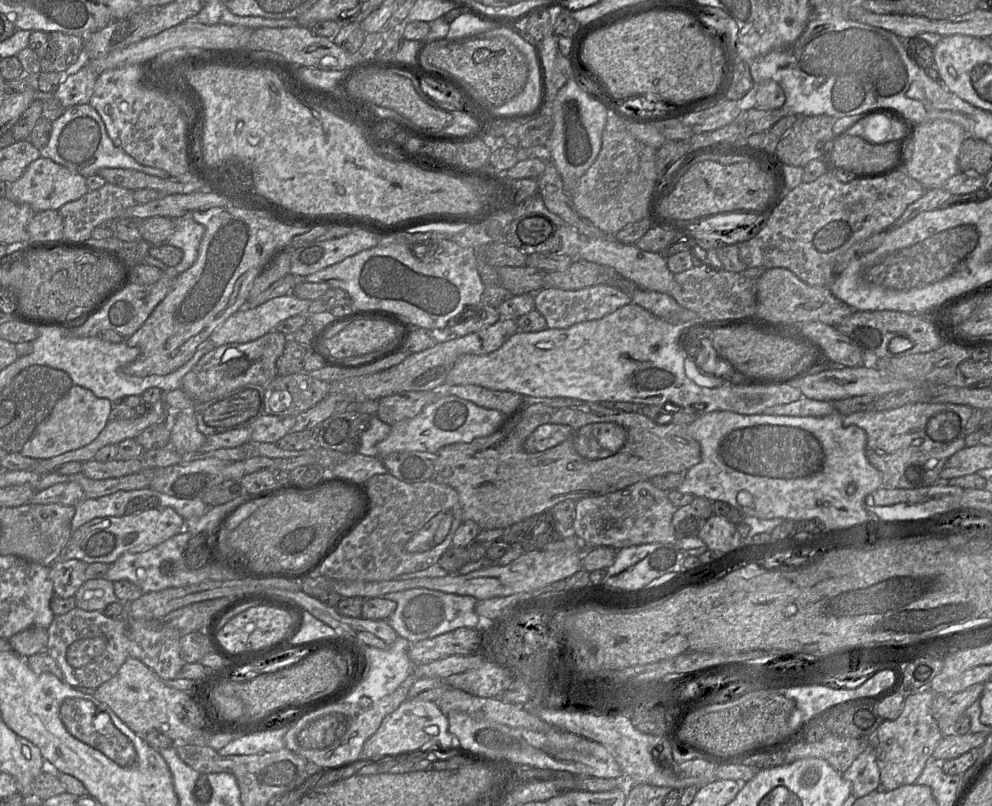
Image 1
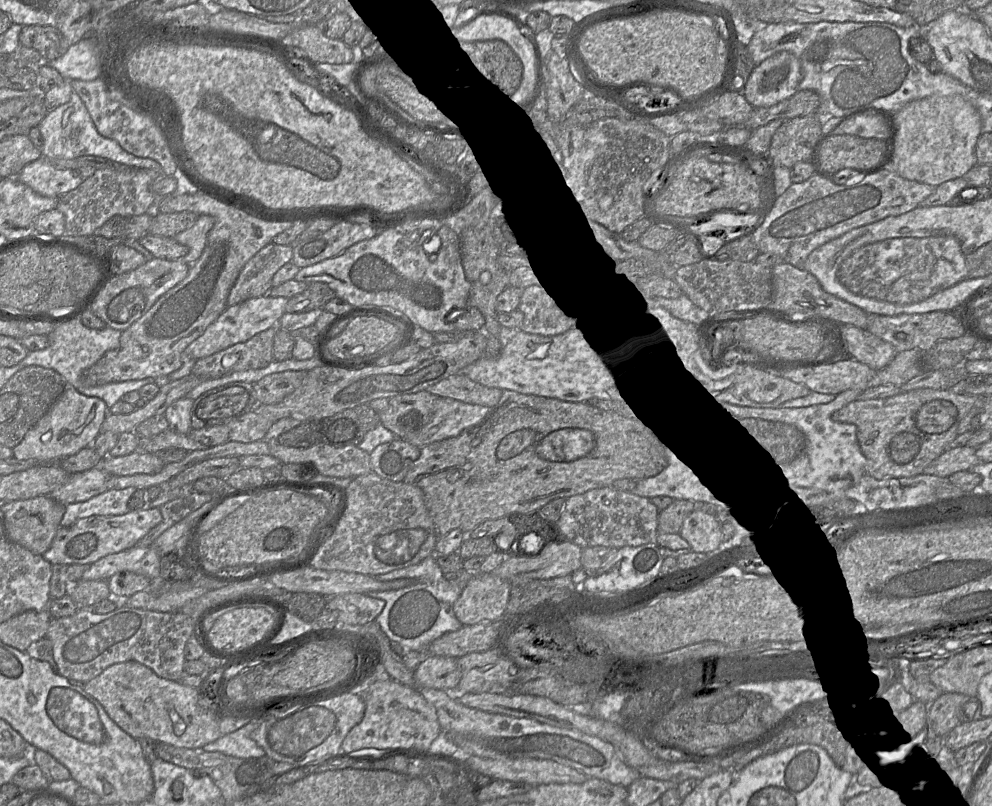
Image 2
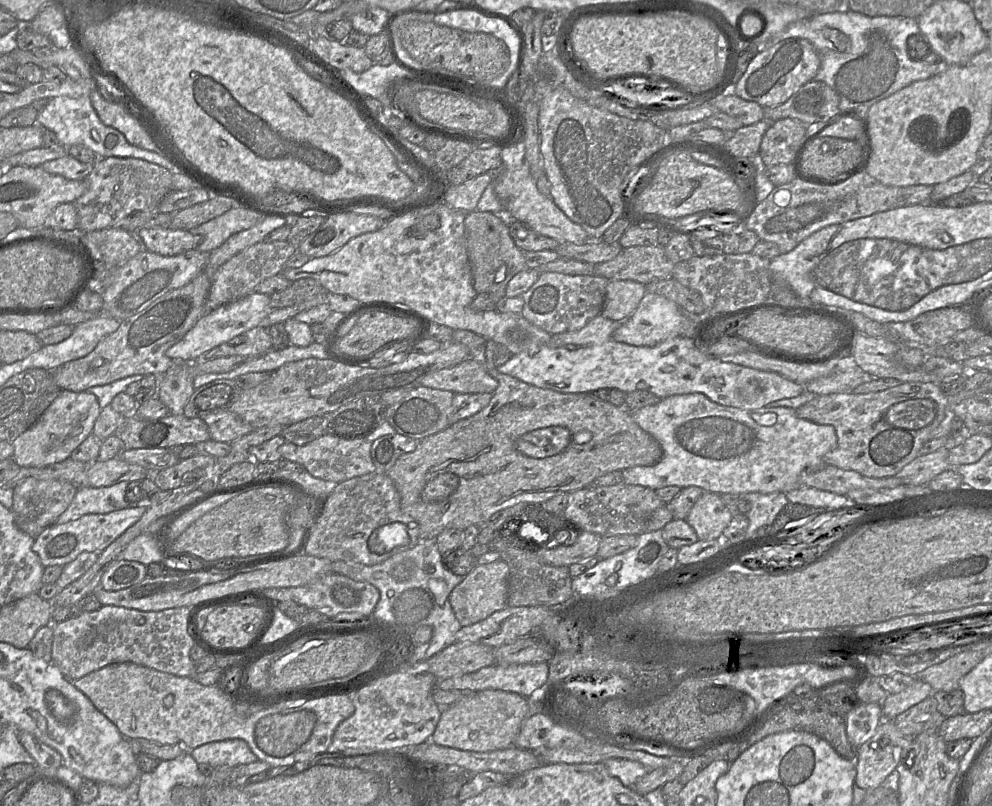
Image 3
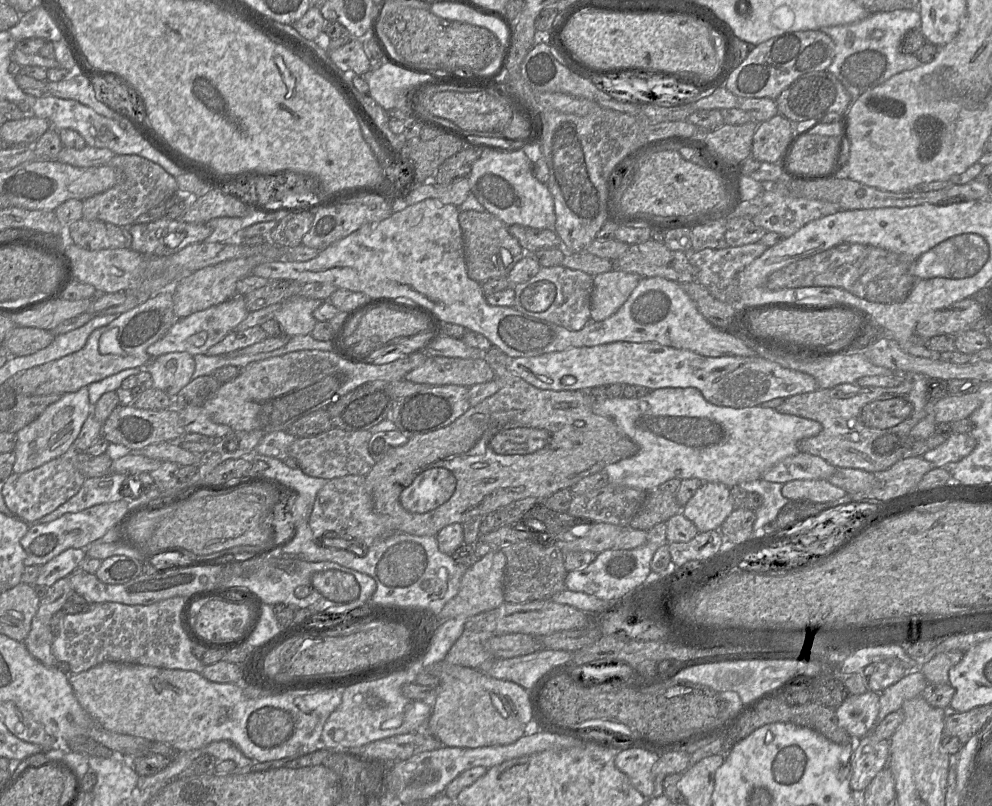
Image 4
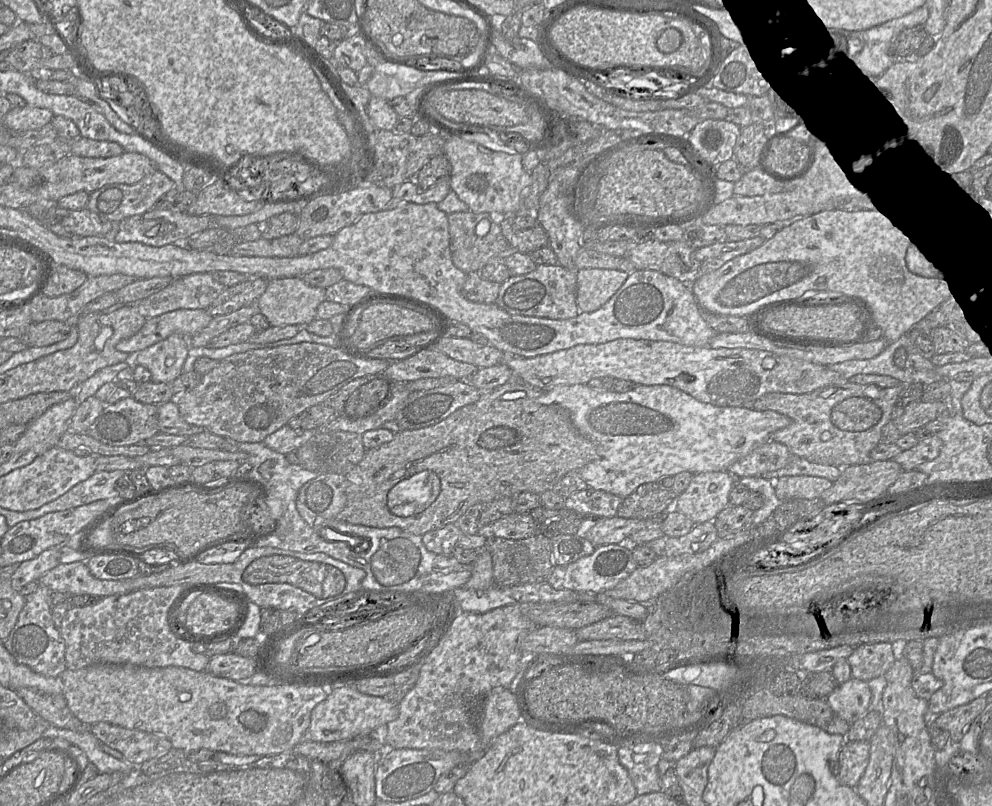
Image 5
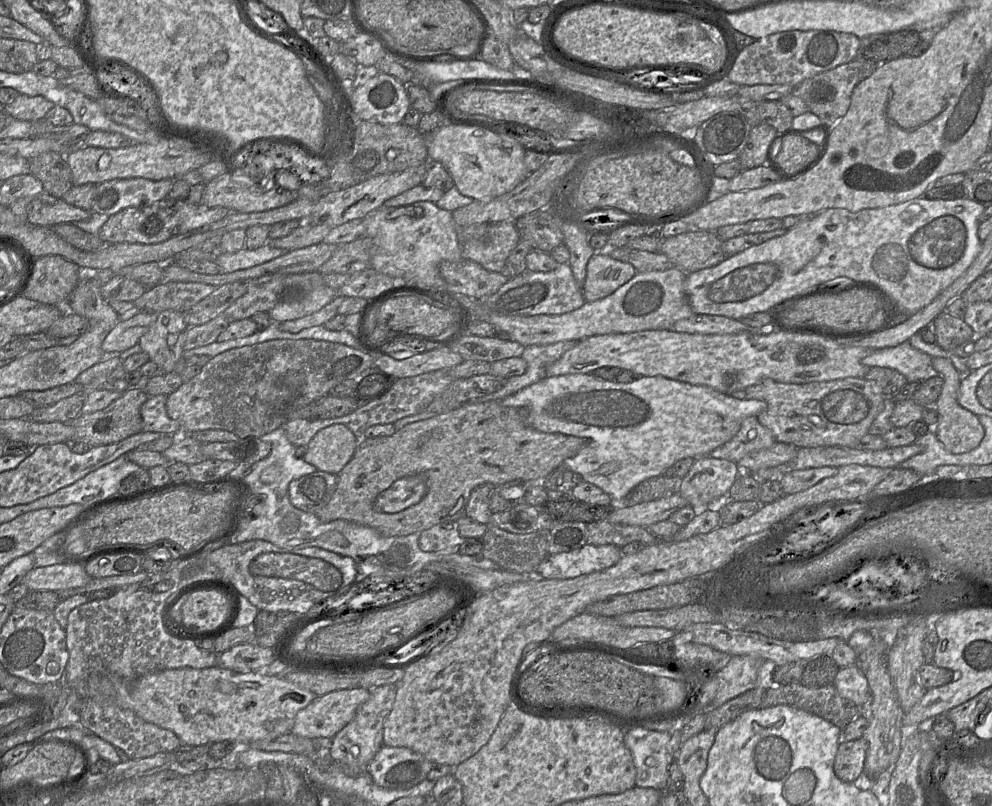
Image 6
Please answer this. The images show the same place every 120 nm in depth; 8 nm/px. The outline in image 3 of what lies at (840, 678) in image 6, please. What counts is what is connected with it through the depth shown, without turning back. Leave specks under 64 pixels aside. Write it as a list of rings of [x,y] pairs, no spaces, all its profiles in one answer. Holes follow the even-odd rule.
[[[861,702],[844,717],[844,720],[848,740],[855,748],[872,738],[879,724],[884,721],[880,704]]]

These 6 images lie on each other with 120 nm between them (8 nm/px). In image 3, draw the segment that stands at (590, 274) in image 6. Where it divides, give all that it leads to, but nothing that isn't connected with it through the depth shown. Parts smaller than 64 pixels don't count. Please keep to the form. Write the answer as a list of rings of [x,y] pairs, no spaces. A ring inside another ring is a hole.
[[[609,280],[600,315],[613,321],[624,321],[637,309],[646,293],[646,285],[640,282]]]

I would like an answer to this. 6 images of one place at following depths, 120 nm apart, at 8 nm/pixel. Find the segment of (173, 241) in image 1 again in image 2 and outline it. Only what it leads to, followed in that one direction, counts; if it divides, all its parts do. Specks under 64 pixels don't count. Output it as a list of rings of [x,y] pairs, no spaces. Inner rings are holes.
[[[200,215],[196,223],[178,233],[174,238],[177,242],[189,248],[189,252],[185,255],[184,261],[189,265],[194,264],[202,255],[209,231],[215,224],[215,218],[209,215]]]

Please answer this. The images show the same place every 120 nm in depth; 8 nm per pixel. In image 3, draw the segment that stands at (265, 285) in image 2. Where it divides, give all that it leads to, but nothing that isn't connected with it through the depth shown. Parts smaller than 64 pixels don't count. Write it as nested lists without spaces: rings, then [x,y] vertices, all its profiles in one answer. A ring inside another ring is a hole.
[[[262,241],[240,251],[224,264],[213,275],[212,284],[205,301],[204,312],[245,297],[255,291],[256,286],[264,279],[278,275],[284,269],[286,261],[296,252],[297,247],[285,241]]]

